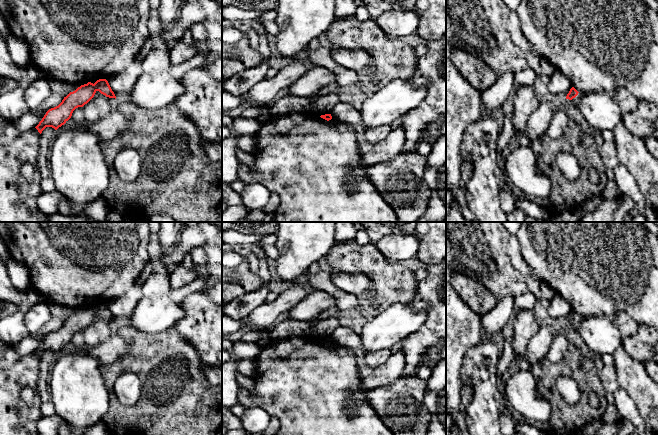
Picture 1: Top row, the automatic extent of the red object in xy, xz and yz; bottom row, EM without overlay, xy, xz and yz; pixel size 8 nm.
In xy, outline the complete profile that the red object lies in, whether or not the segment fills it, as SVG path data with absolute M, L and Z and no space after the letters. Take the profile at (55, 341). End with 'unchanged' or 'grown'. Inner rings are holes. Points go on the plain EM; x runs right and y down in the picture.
M99 303L94 308L88 306L78 311L75 315L70 316L58 330L49 333L35 352L40 358L46 351L52 351L57 354L71 342L76 332L87 328L97 315L106 321L116 323L106 303Z | unchanged

